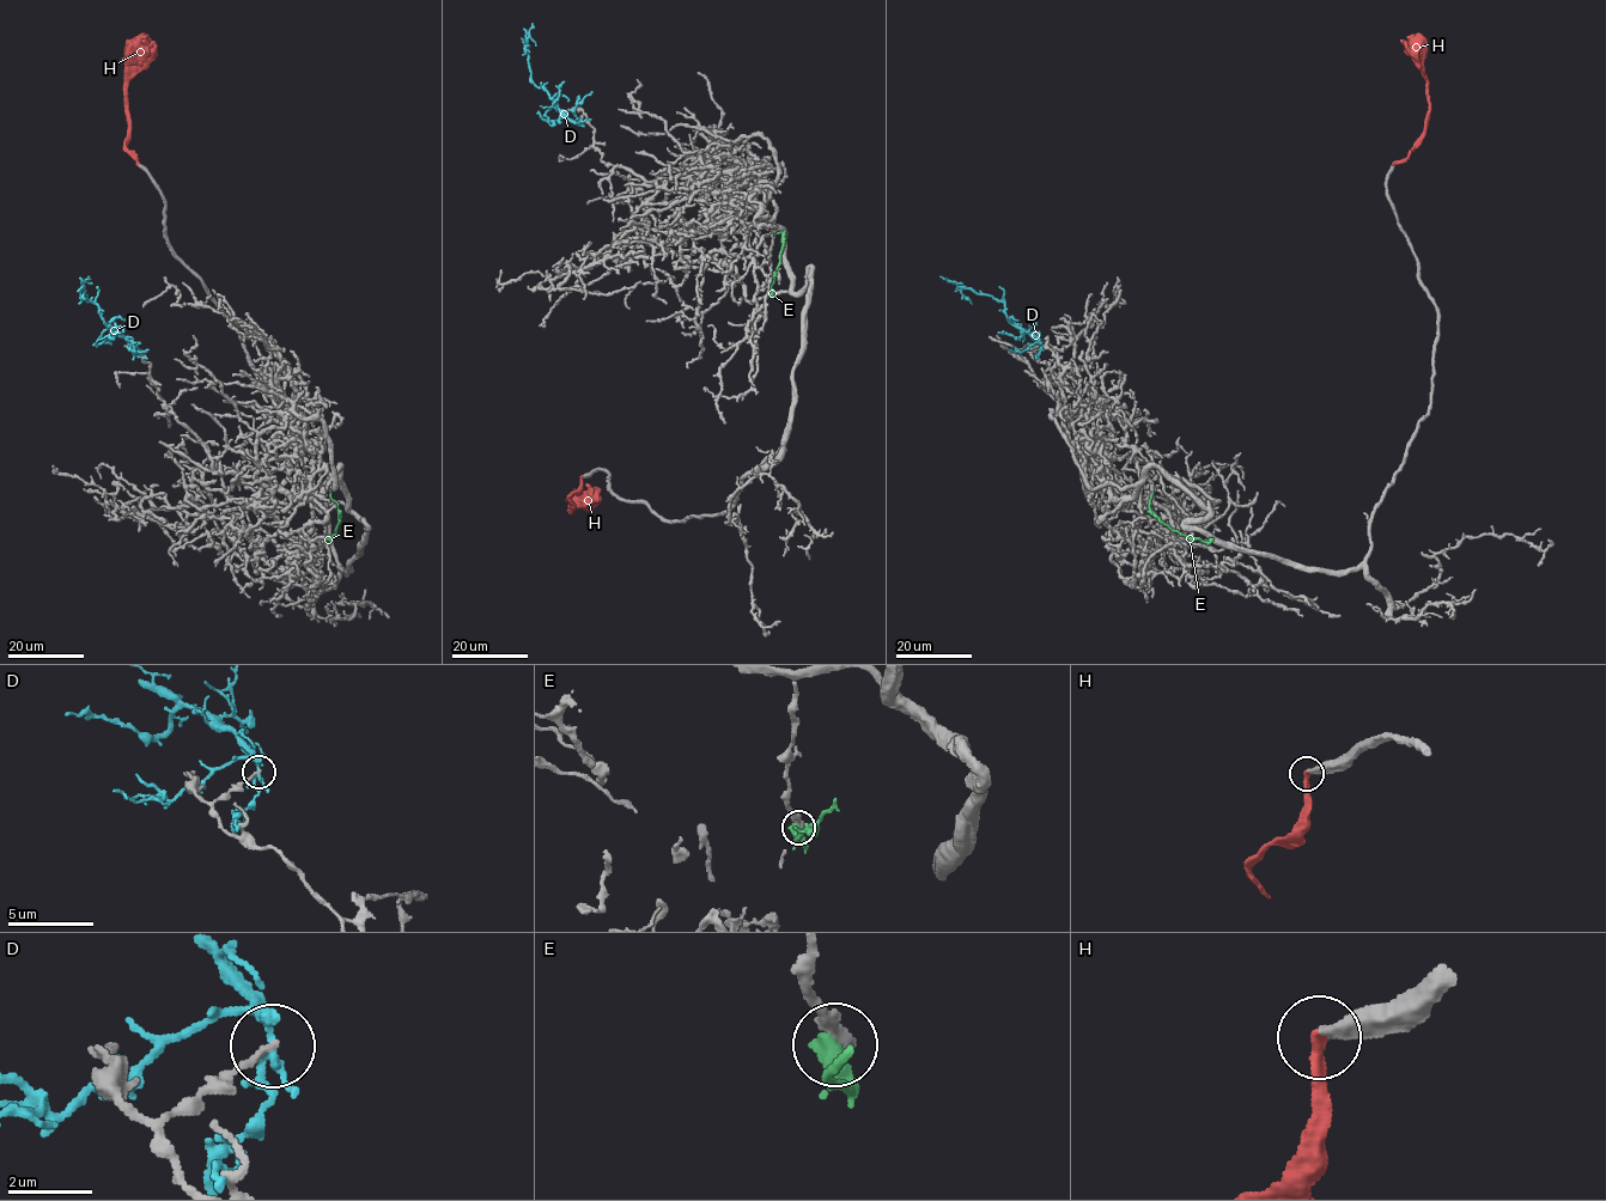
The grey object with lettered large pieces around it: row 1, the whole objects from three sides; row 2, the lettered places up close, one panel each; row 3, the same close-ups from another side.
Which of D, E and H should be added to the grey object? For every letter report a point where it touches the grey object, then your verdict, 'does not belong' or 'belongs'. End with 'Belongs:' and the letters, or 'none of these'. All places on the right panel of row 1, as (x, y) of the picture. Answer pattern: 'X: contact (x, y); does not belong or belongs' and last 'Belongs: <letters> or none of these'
D: contact (1041, 346); does not belong
E: contact (1211, 538); does not belong
H: contact (1393, 163); belongs
Belongs: H

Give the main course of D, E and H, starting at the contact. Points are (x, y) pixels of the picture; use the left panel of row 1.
D: (135, 345), (111, 329), (103, 321), (99, 308), (87, 299), (83, 288), (87, 276)
E: (327, 538), (329, 542), (339, 523), (336, 503), (330, 493)
H: (138, 163), (125, 147), (128, 128), (128, 77), (154, 47), (152, 43), (151, 47)

